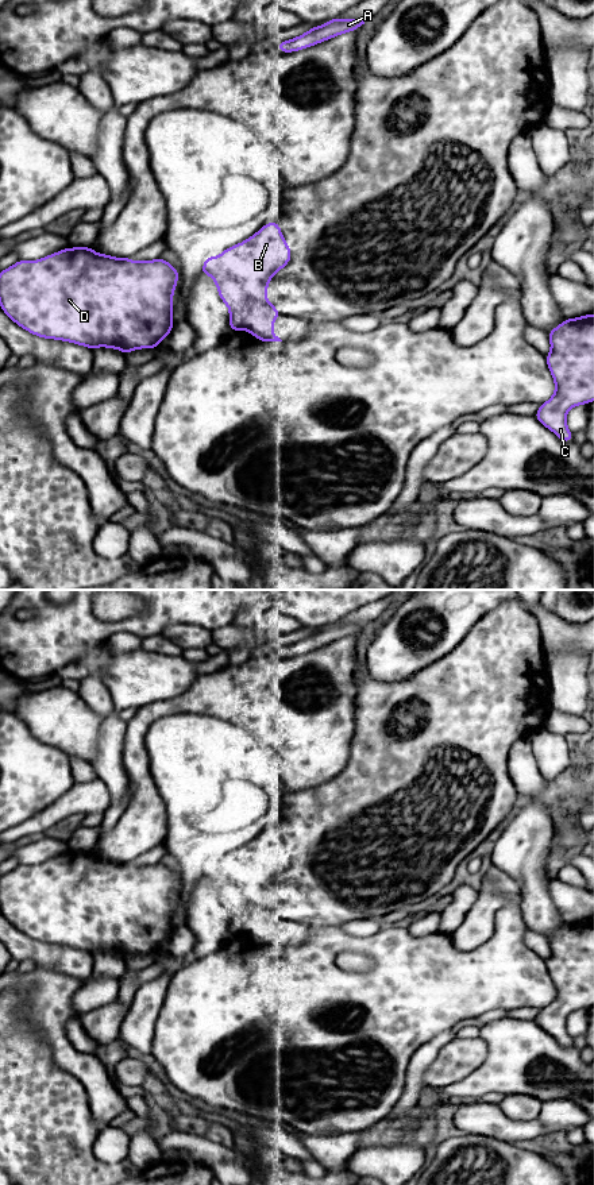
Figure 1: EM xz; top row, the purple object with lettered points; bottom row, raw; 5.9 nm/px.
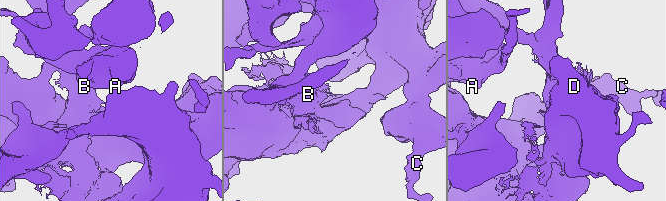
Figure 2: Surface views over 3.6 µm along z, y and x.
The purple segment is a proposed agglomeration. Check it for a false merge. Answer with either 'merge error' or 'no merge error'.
merge error

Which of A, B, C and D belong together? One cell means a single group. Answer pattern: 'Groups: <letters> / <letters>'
Groups: A C D / B

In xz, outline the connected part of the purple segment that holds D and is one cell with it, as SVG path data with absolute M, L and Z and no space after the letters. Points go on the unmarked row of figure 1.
M70 850L39 865L18 865L0 876L0 911L19 931L43 943L55 943L85 950L90 954L107 952L124 960L139 953L159 953L159 946L173 934L173 898L178 876L163 862L135 866L96 858L92 852Z

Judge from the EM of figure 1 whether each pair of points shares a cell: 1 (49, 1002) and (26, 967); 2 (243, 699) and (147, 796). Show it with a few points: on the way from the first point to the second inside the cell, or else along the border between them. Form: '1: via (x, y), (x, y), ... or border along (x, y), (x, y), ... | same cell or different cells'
1: border along (34, 967), (27, 972), (16, 969) | different cells
2: via (200, 699), (158, 709), (137, 730), (137, 753) | same cell

